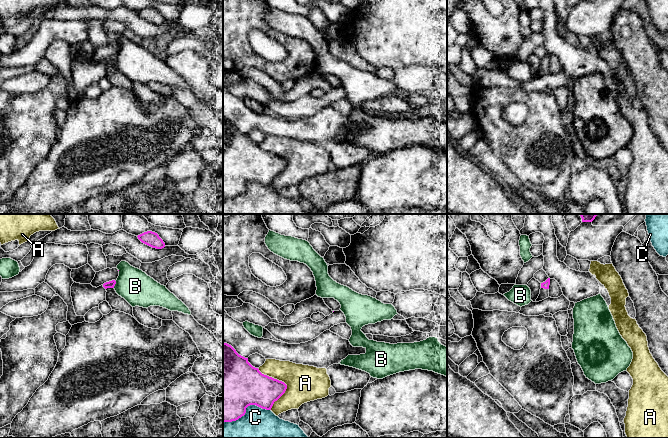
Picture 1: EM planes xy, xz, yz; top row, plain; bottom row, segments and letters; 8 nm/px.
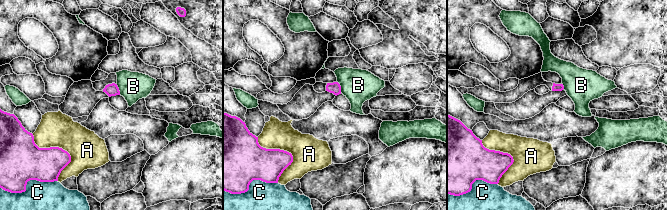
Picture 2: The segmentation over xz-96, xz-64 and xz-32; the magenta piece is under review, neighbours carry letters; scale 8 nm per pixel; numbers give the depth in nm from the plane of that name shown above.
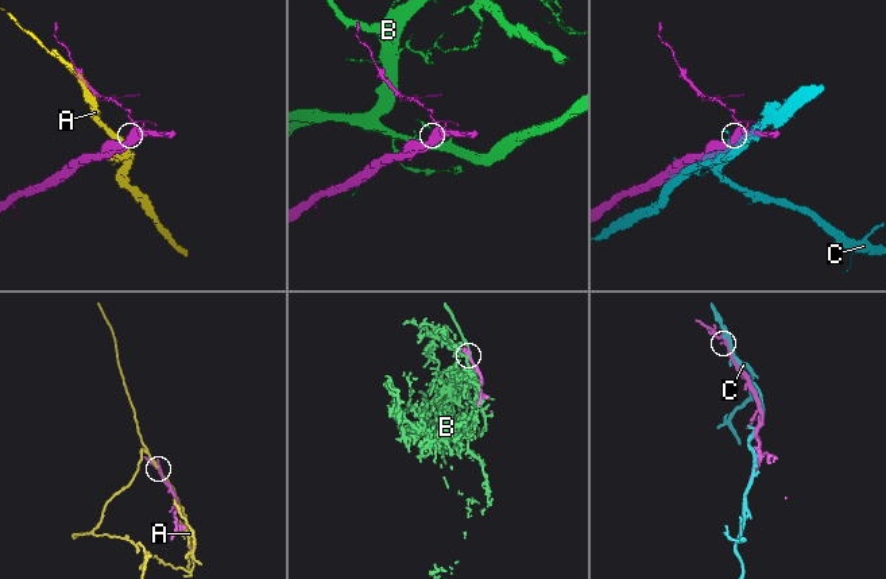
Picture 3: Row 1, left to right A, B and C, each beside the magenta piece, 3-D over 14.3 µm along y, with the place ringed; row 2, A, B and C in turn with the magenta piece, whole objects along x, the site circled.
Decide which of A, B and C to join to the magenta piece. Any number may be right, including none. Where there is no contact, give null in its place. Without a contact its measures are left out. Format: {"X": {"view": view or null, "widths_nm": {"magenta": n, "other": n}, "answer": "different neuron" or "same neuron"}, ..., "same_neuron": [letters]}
{"A": {"view": "xz", "widths_nm": {"magenta": 280, "other": 300}, "answer": "different neuron"}, "B": {"view": "xy", "widths_nm": {"magenta": 60, "other": 280}, "answer": "different neuron"}, "C": {"view": "xz", "widths_nm": {"magenta": 480, "other": 440}, "answer": "different neuron"}, "same_neuron": []}

